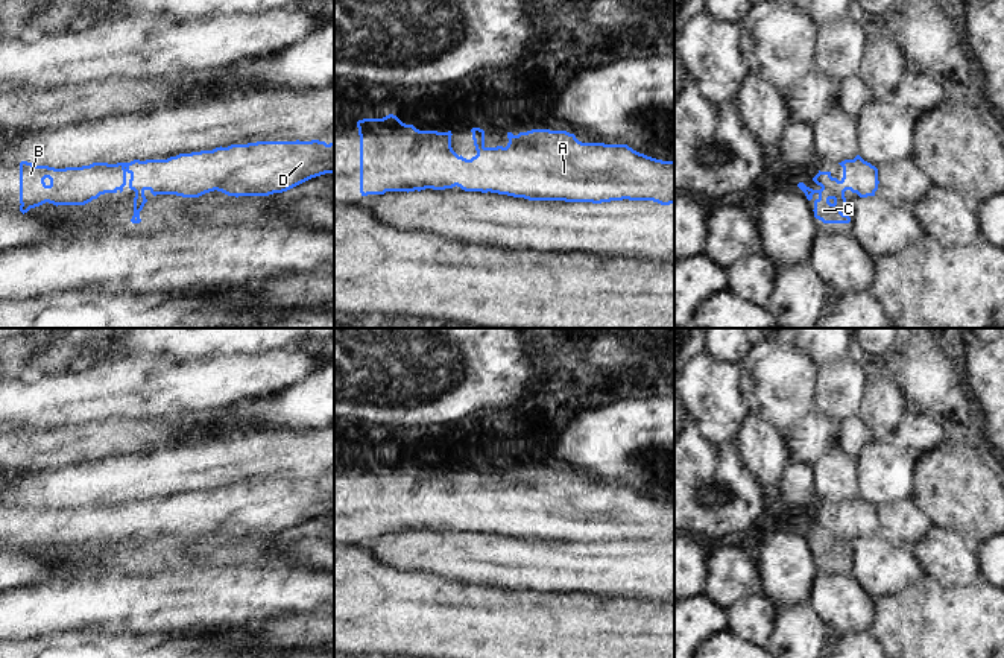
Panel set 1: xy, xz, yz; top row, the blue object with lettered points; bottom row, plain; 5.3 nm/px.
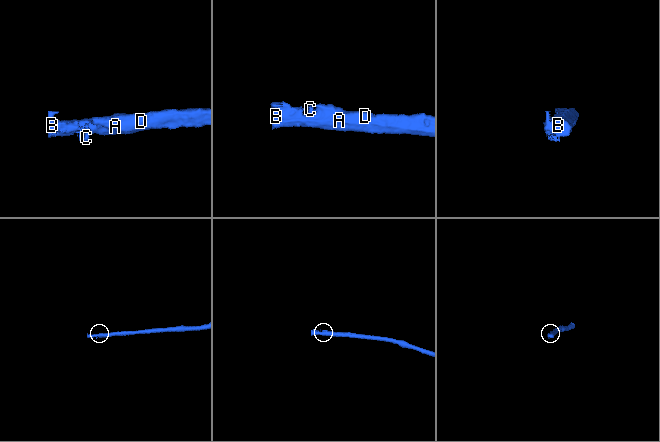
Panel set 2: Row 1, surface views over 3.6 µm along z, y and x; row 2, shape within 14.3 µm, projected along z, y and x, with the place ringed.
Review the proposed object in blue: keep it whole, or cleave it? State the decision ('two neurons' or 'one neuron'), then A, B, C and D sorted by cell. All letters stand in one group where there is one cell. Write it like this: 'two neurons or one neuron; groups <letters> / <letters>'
one neuron; groups A B C D

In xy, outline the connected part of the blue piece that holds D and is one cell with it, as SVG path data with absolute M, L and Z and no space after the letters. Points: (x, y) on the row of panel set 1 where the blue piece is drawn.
M257 141L231 144L213 150L179 153L167 160L134 160L131 163L93 163L82 167L55 169L20 163L20 211L46 202L53 205L85 205L105 193L123 191L128 184L135 191L132 223L140 223L140 211L147 202L144 191L156 195L176 195L199 198L210 191L222 191L228 196L269 196L287 191L311 178L334 173L334 143L325 141Z

